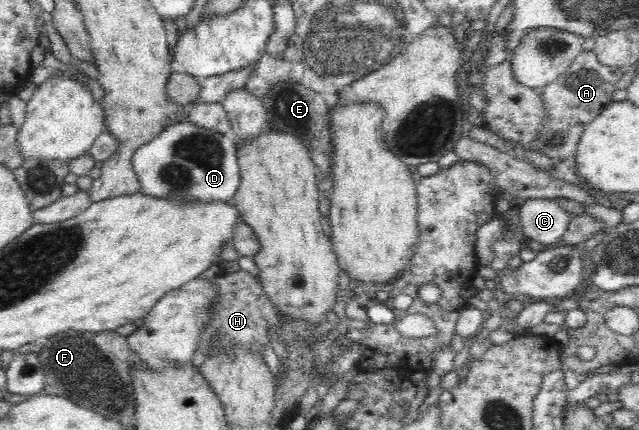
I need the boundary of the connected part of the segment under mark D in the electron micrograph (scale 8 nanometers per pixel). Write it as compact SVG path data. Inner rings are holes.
M187 120L166 126L166 129L150 143L136 148L132 156L132 167L138 176L141 194L171 201L185 199L185 201L199 201L199 203L231 202L241 180L237 146L231 135L201 128Z

